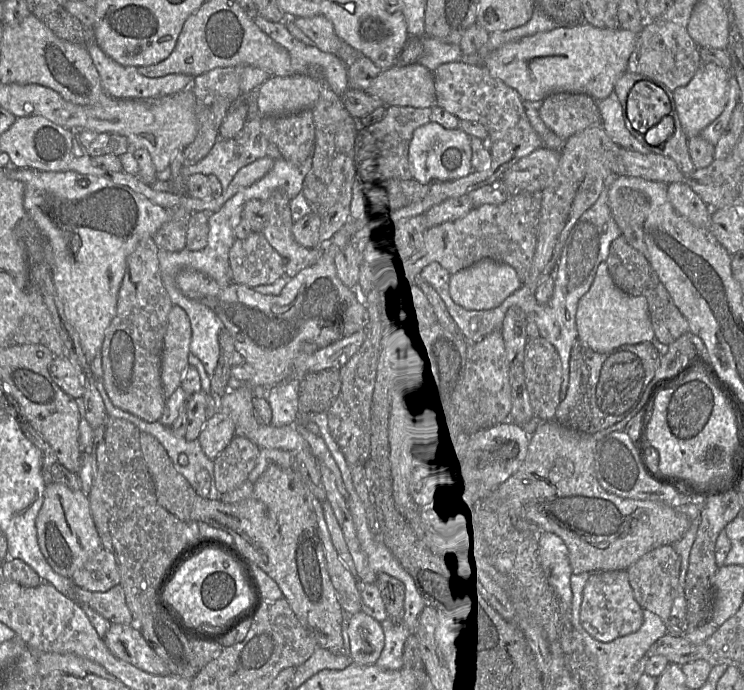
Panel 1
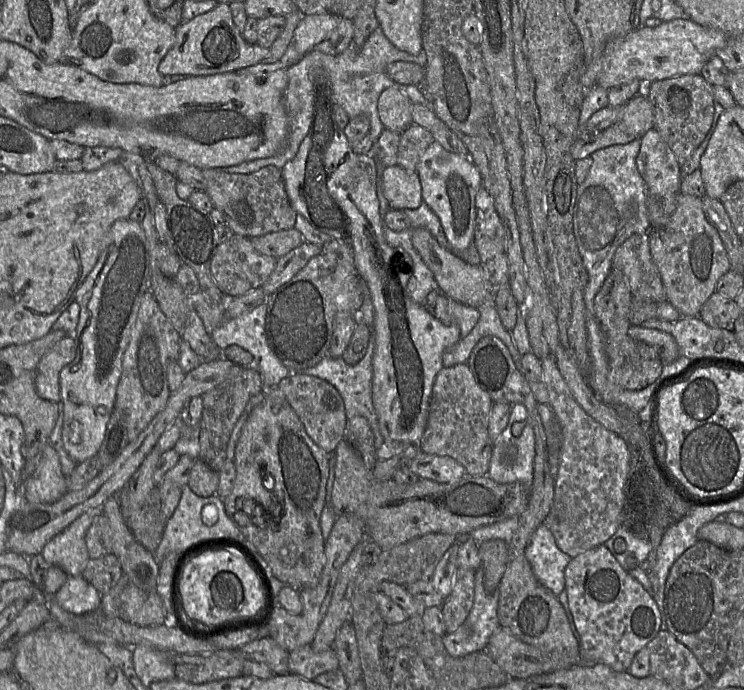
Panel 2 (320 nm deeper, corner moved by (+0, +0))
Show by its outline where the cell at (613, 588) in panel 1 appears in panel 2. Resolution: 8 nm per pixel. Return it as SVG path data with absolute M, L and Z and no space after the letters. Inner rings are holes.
M603 544L571 559L564 577L569 609L579 634L581 660L628 672L636 653L660 630L660 612L653 596L620 566Z

